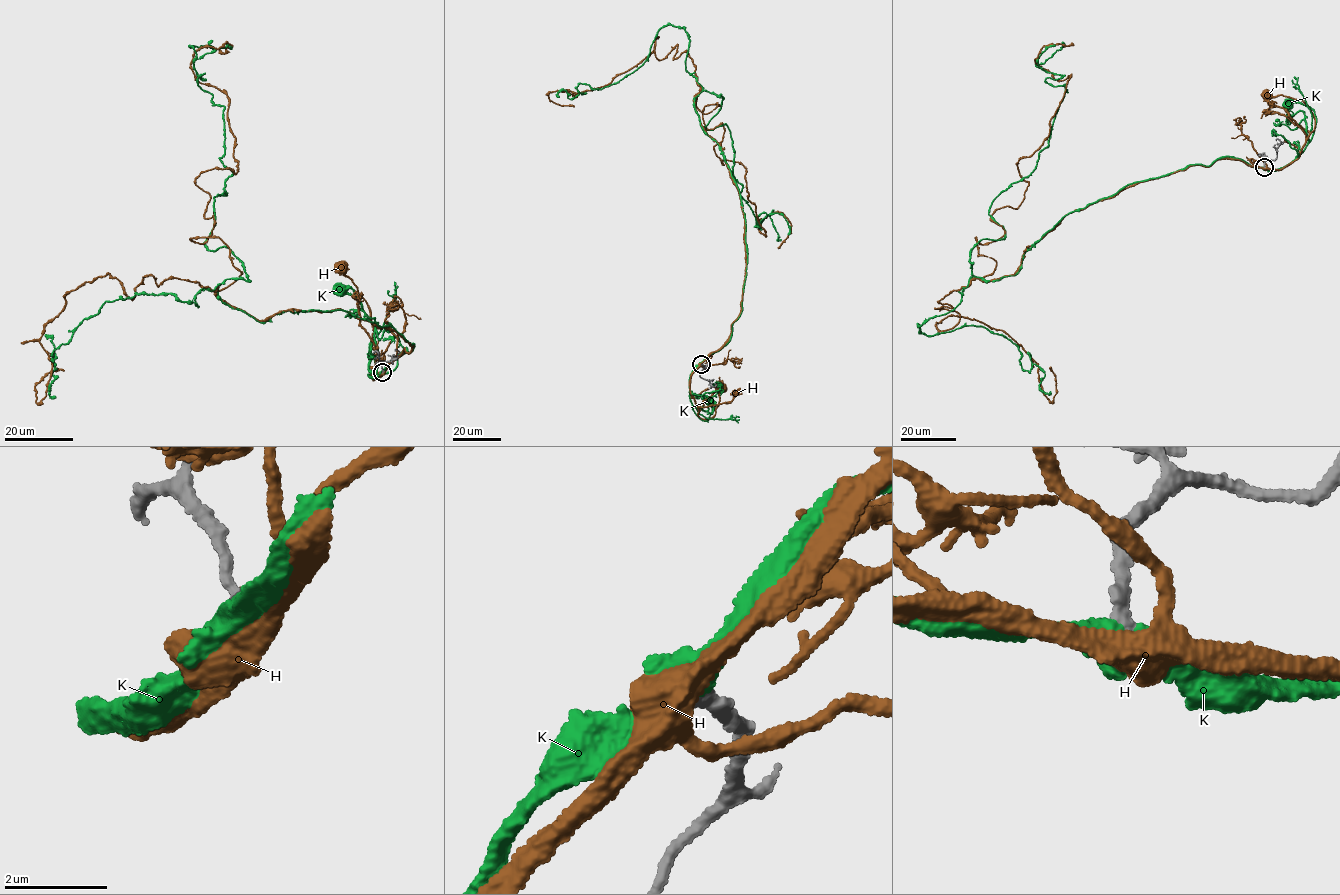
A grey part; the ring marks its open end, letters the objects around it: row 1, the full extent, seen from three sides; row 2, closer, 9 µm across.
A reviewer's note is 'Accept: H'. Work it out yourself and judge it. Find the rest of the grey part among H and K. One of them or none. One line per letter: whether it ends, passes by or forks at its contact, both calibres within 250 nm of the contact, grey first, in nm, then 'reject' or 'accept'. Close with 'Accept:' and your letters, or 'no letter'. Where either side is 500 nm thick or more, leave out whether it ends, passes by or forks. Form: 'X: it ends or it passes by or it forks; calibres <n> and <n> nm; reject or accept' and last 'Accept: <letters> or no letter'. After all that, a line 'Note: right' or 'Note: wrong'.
H: calibres 280 and 500 nm; reject
K: it forks; calibres 280 and 320 nm; accept
Accept: K
Note: wrong

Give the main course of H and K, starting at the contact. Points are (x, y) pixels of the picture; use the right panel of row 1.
H: (1265, 167), (1279, 170), (1292, 162), (1314, 130), (1315, 118), (1301, 100), (1282, 95), (1266, 95)
K: (1265, 167), (1274, 171), (1290, 163), (1310, 141), (1316, 121), (1314, 110), (1294, 101), (1287, 105)

